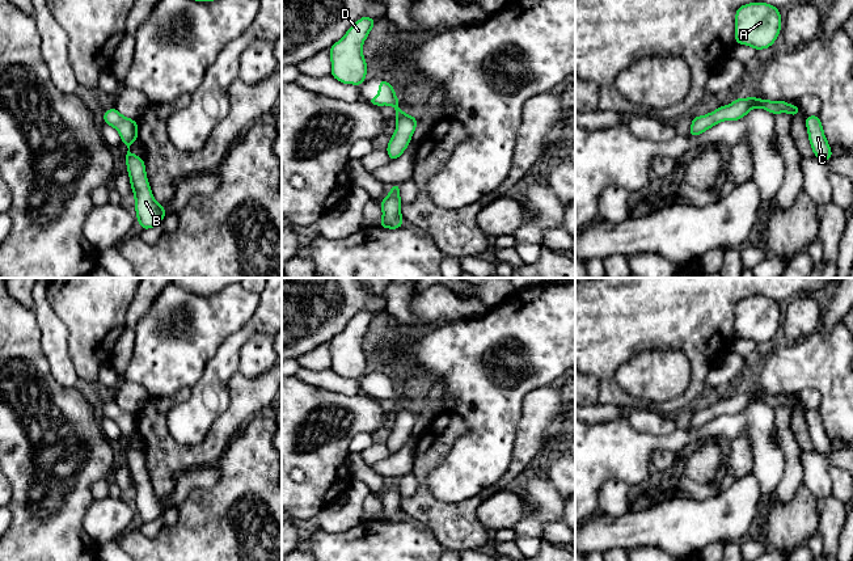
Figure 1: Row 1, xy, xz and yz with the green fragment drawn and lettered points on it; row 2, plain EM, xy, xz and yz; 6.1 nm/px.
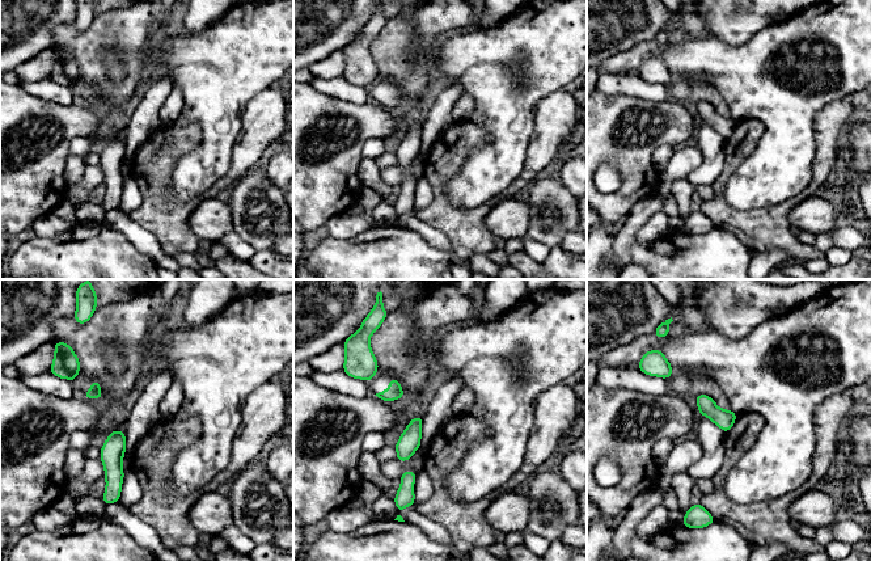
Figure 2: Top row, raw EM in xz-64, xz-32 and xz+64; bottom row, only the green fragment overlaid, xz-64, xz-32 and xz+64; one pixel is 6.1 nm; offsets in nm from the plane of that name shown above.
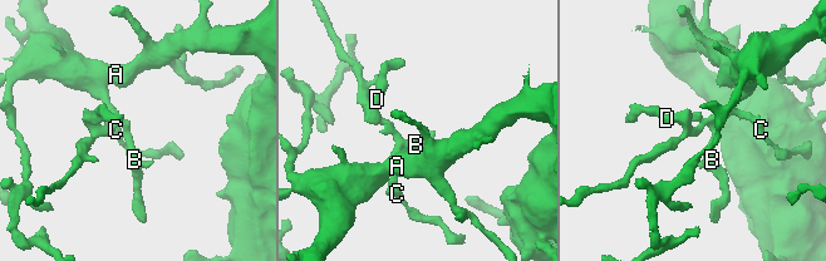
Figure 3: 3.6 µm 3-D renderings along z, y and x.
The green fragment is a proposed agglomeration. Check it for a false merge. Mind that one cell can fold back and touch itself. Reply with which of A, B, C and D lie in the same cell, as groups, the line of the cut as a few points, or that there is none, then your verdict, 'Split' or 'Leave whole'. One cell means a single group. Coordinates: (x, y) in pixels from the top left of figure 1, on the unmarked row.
Groups: A B C D. No split. Leave whole

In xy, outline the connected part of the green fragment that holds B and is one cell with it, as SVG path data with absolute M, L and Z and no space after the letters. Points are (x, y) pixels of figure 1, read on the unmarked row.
M111 401L104 406L104 417L117 422L122 436L128 442L124 451L135 490L136 511L142 523L153 522L165 511L166 505L164 499L153 493L145 468L144 454L130 446L130 439L138 434L138 416L123 410L115 401Z

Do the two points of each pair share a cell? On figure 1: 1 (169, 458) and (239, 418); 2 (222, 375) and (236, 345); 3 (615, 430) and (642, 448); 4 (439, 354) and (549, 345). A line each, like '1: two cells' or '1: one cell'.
1: one cell
2: one cell
3: one cell
4: one cell

